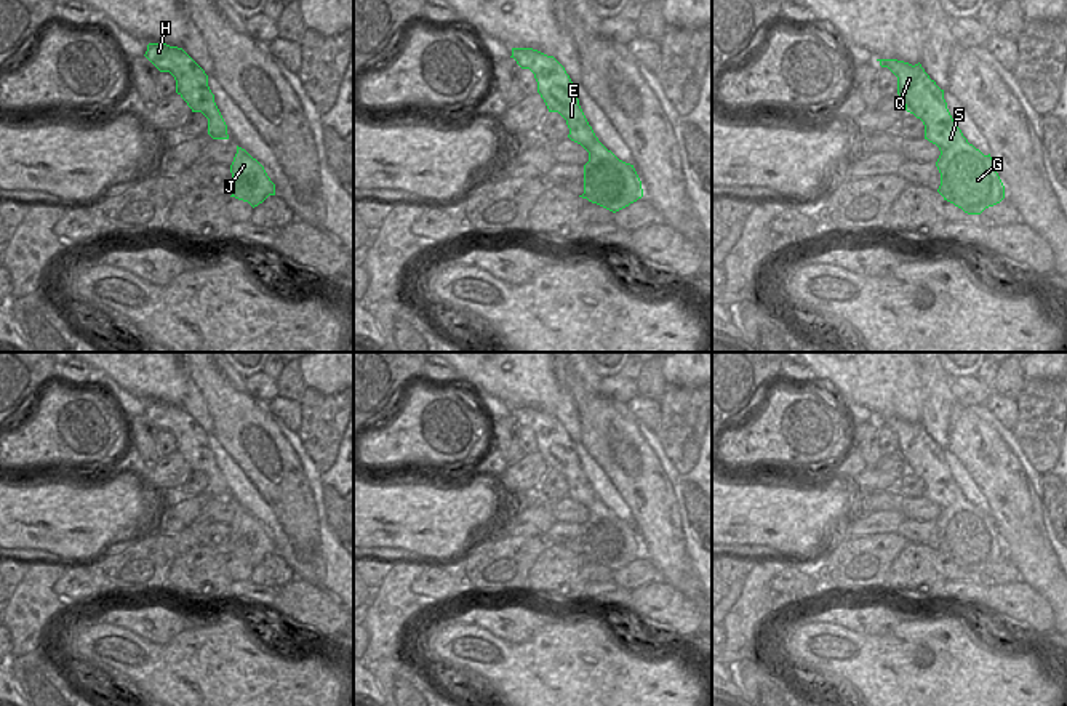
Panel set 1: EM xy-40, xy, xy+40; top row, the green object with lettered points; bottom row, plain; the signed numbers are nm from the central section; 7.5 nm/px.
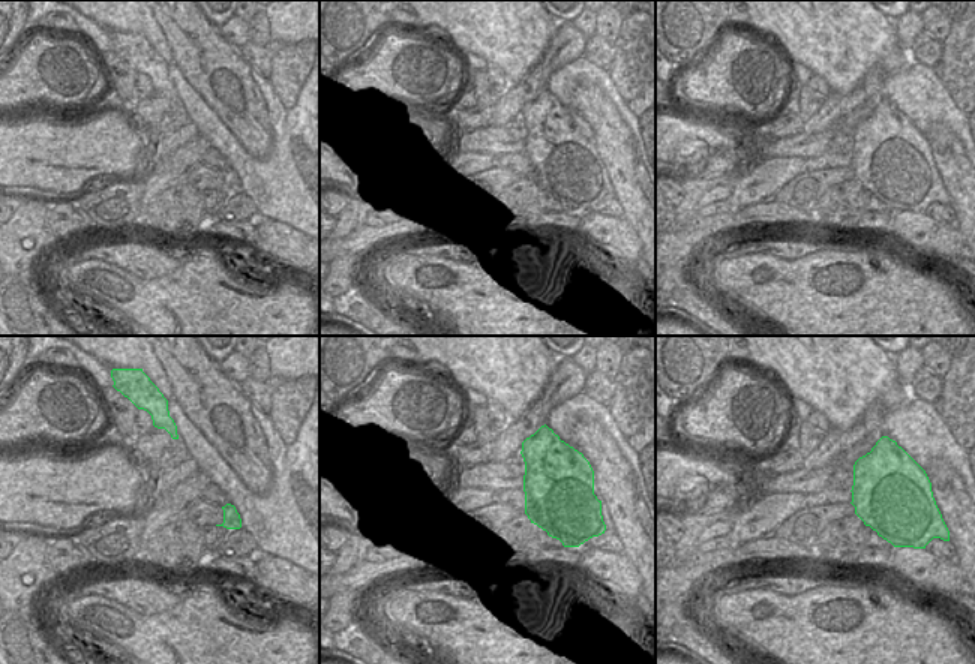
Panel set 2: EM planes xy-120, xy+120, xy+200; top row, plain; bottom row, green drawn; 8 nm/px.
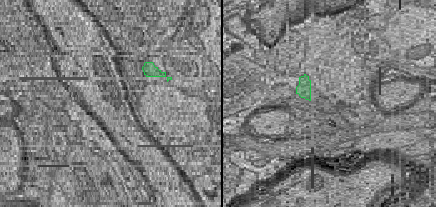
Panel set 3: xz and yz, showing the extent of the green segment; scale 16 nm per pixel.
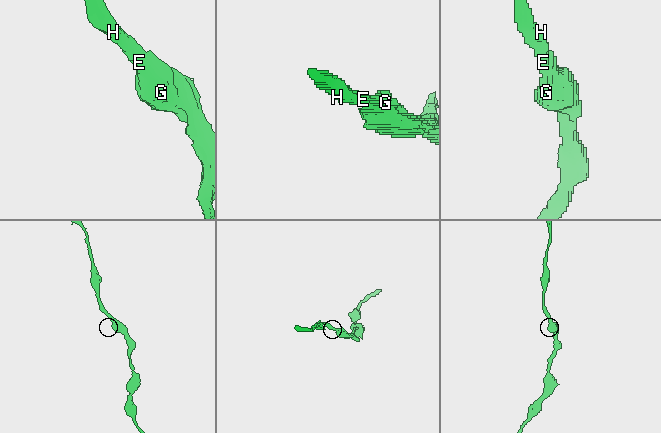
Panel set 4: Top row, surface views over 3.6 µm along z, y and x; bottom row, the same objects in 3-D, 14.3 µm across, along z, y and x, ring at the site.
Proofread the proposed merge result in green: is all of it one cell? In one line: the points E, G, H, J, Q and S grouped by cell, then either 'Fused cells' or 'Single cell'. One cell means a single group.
Groups: E G H J Q S. Single cell.

